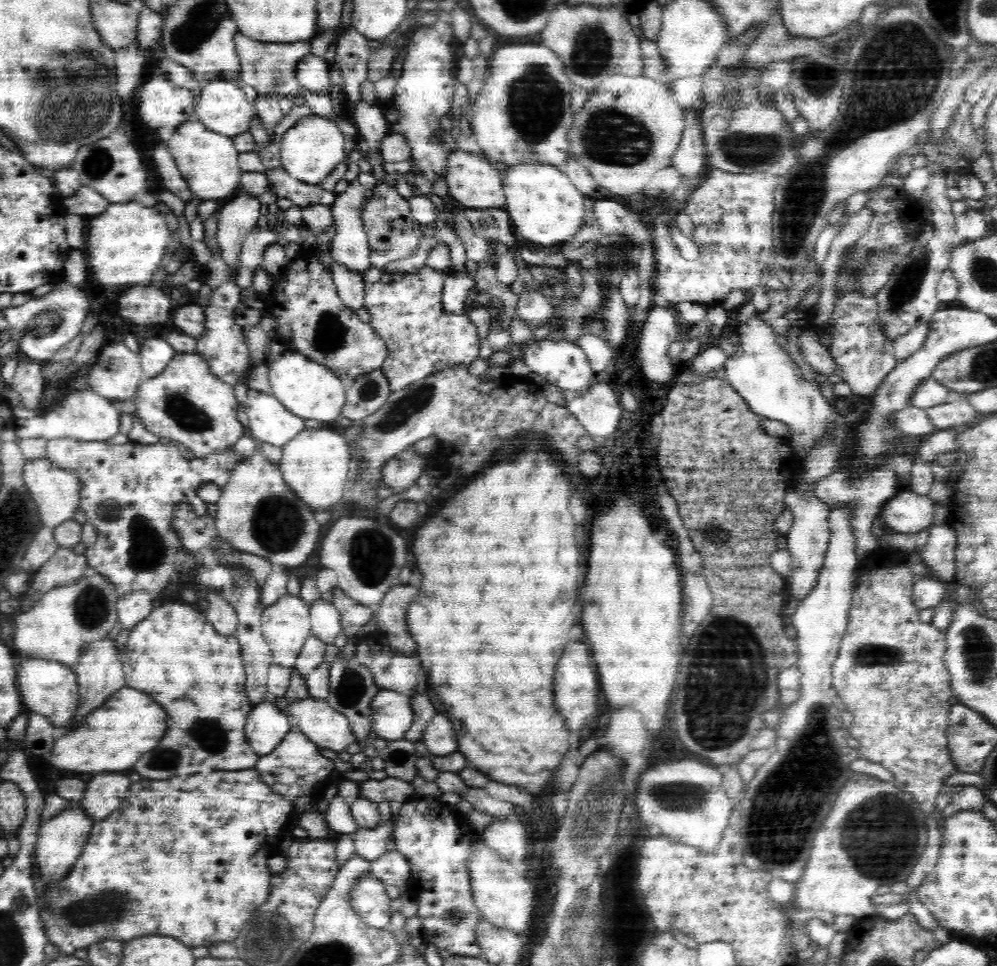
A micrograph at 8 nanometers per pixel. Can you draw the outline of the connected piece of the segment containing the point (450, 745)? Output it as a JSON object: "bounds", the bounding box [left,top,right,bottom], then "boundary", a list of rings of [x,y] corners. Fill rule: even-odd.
{"bounds":[421,716,458,756],"boundary":[[[434,716],[426,725],[421,740],[426,744],[430,754],[444,756],[458,752],[456,736],[452,730],[452,722],[446,716]]]}

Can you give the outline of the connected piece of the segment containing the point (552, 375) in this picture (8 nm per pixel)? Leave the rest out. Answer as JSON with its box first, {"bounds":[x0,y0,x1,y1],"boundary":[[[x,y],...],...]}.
{"bounds":[522,340,598,394],"boundary":[[[540,340],[522,353],[522,359],[528,368],[542,376],[545,382],[559,386],[567,394],[579,393],[587,389],[592,384],[592,380],[598,376],[592,370],[586,353],[580,349],[580,346],[572,342]]]}

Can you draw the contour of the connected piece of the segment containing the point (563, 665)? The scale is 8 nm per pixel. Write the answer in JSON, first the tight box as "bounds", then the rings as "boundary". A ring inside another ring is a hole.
{"bounds":[554,642,600,732],"boundary":[[[570,642],[564,648],[564,654],[556,666],[554,674],[554,694],[556,694],[556,710],[564,714],[566,726],[572,732],[582,730],[586,720],[596,712],[598,706],[598,694],[600,694],[600,683],[598,670],[594,663],[590,664],[590,648],[582,642]]]}

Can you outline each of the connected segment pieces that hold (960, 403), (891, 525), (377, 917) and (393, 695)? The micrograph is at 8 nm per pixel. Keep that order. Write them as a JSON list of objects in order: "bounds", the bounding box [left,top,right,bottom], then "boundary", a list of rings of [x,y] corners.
[{"bounds":[925,393,981,429],"boundary":[[[966,393],[959,394],[948,403],[925,409],[930,422],[939,429],[954,429],[955,426],[964,426],[974,418],[981,416],[977,410],[968,404]]]},{"bounds":[878,490,935,534],"boundary":[[[912,490],[898,493],[878,514],[885,529],[893,533],[916,534],[934,524],[935,502]]]},{"bounds":[349,873,390,927],"boundary":[[[370,873],[358,879],[349,894],[351,907],[369,927],[390,927],[390,896],[384,889],[384,883]]]},{"bounds":[370,689,413,741],"boundary":[[[380,689],[370,705],[374,732],[387,741],[404,739],[413,721],[411,697],[401,692]]]}]

